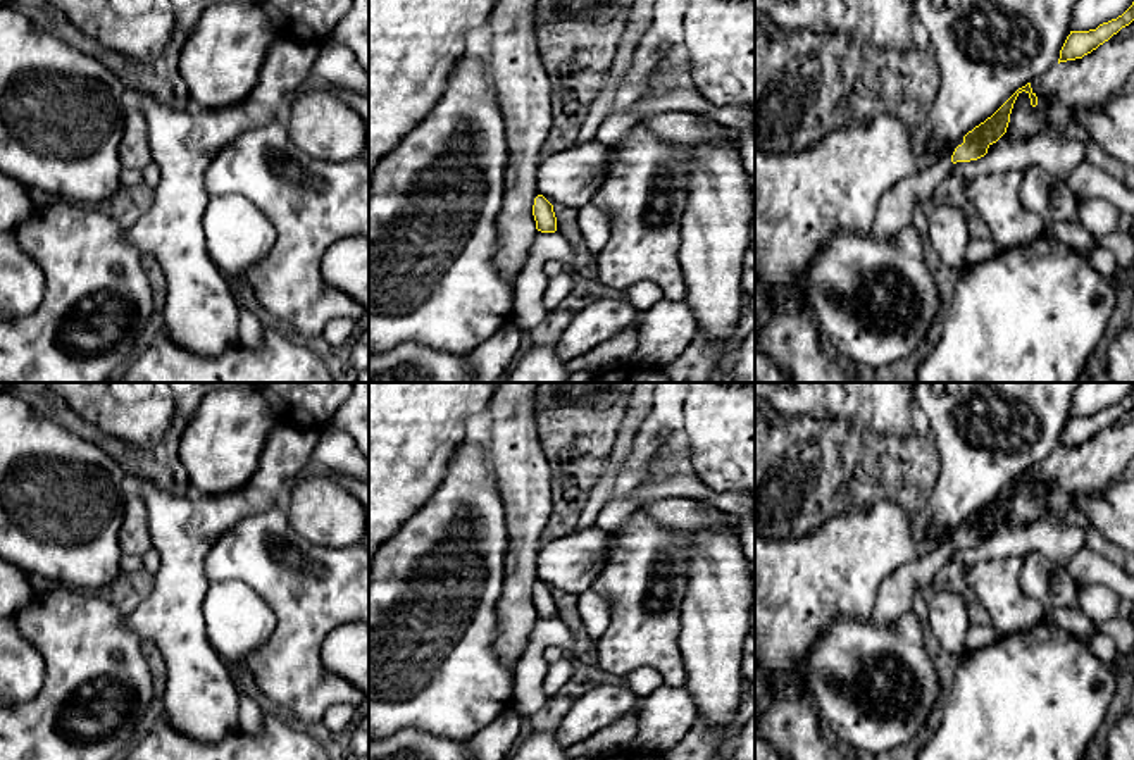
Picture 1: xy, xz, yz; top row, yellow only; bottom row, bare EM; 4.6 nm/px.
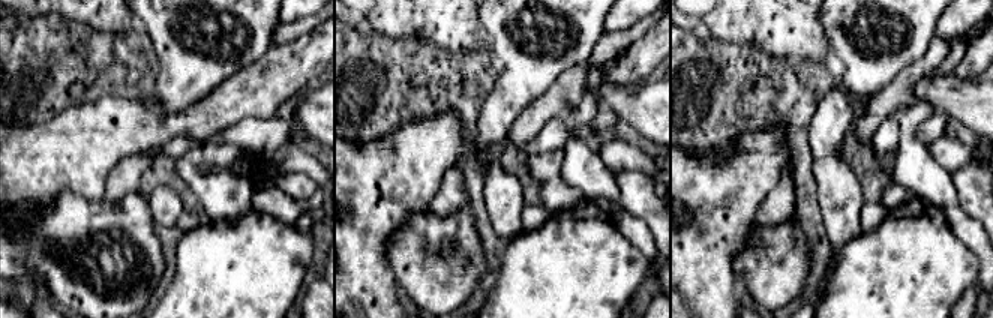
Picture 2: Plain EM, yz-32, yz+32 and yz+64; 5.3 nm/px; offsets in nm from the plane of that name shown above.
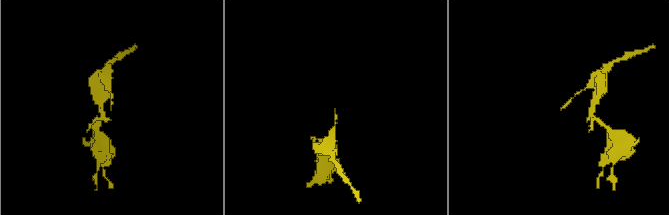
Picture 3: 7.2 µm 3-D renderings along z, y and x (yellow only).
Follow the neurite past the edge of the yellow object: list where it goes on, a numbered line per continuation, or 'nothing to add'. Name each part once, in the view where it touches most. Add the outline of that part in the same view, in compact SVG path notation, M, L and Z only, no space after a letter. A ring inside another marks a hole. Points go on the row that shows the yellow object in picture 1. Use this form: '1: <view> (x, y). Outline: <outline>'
1: yz (895, 209). Outline: M944 159L925 171L898 181L877 203L877 215L869 231L875 240L889 240L905 229L919 202L932 196L934 190L950 176L951 159Z

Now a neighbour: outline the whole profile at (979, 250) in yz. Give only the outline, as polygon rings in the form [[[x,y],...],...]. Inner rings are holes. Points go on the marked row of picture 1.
[[[993,238],[984,240],[970,240],[967,252],[965,252],[965,264],[969,265],[979,265],[989,259],[993,259],[1000,252],[998,245],[993,241]]]

